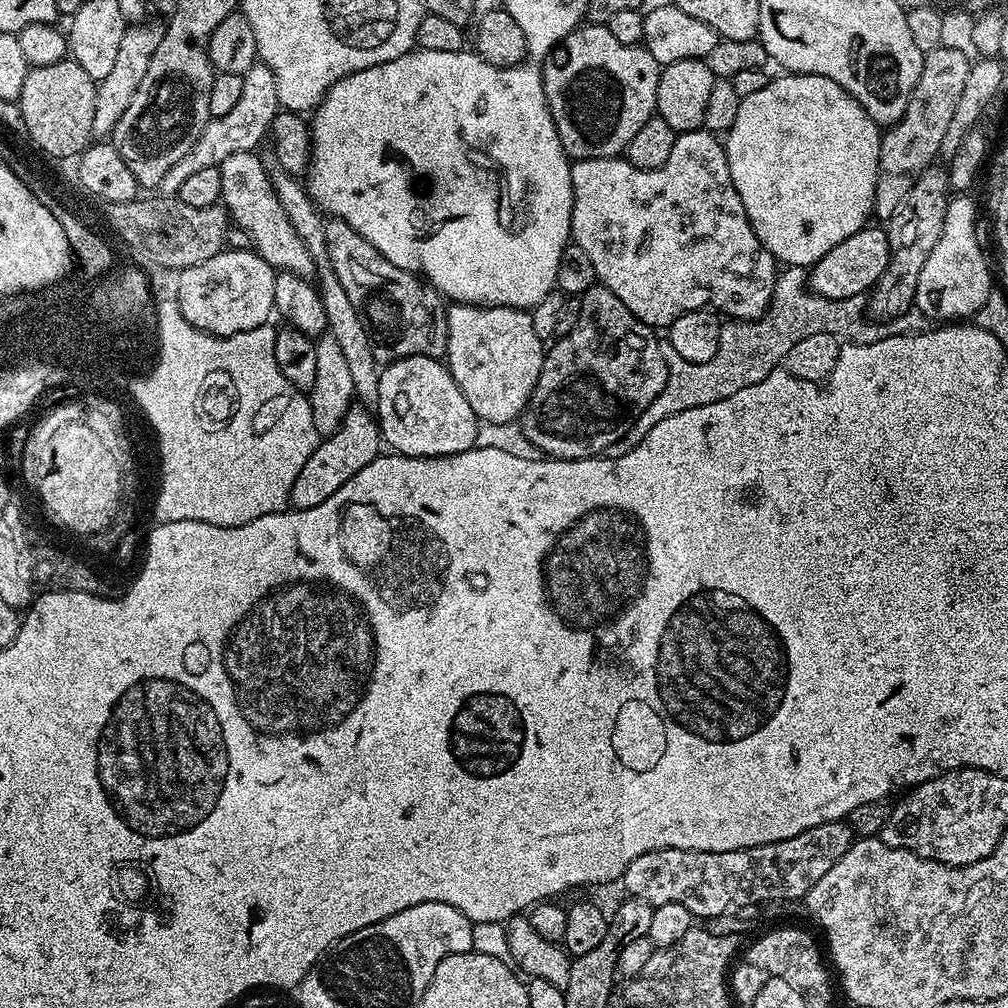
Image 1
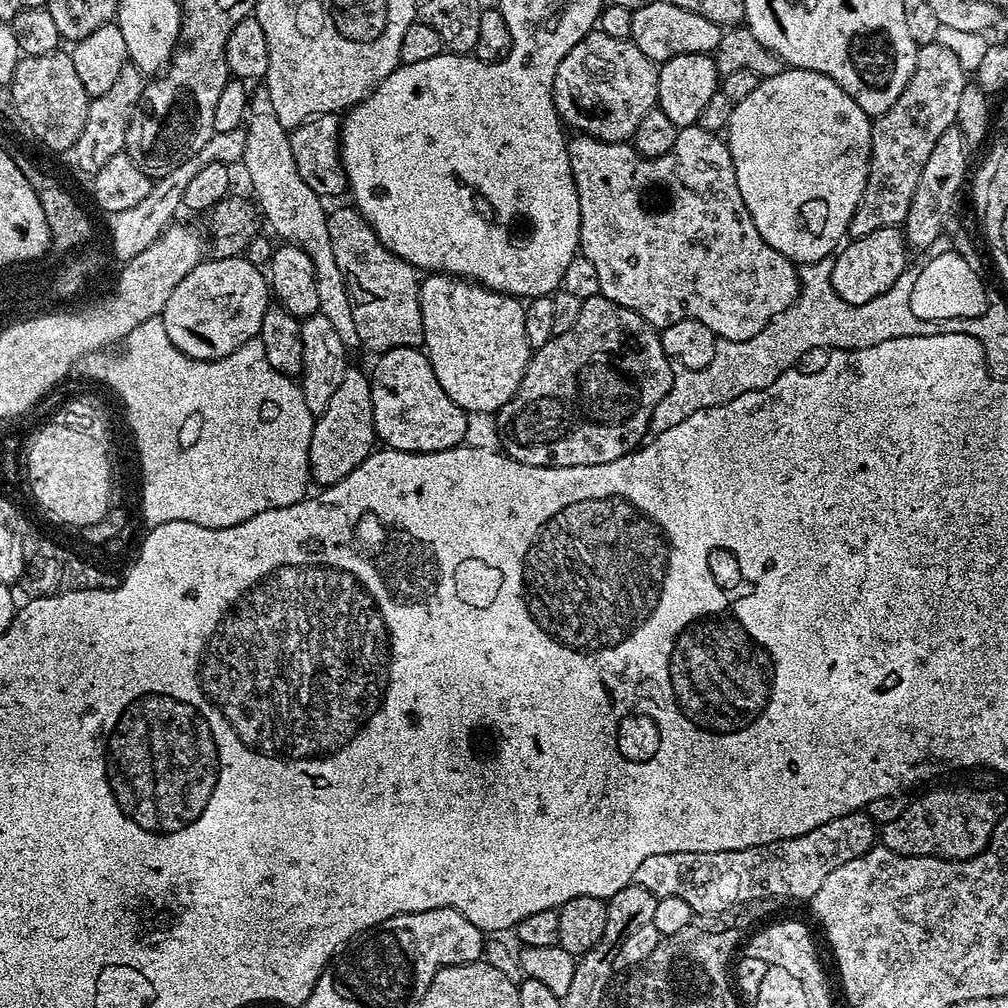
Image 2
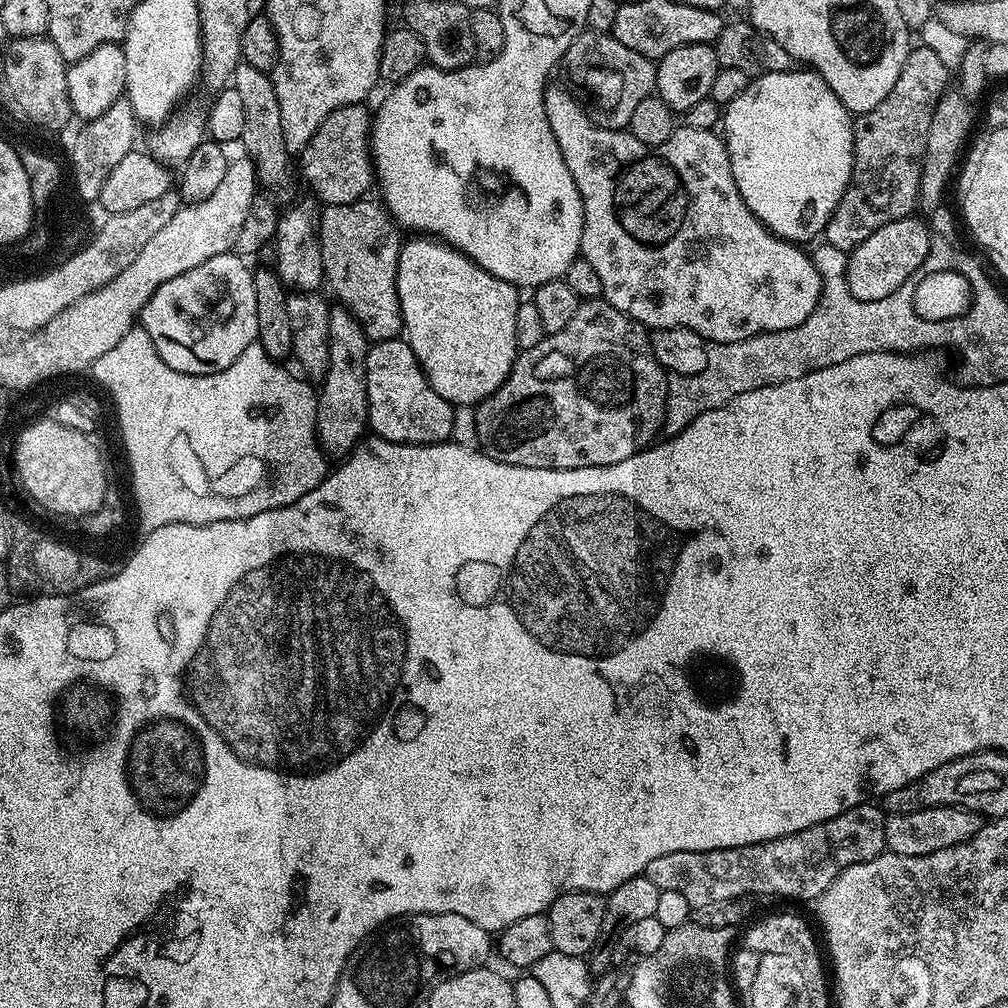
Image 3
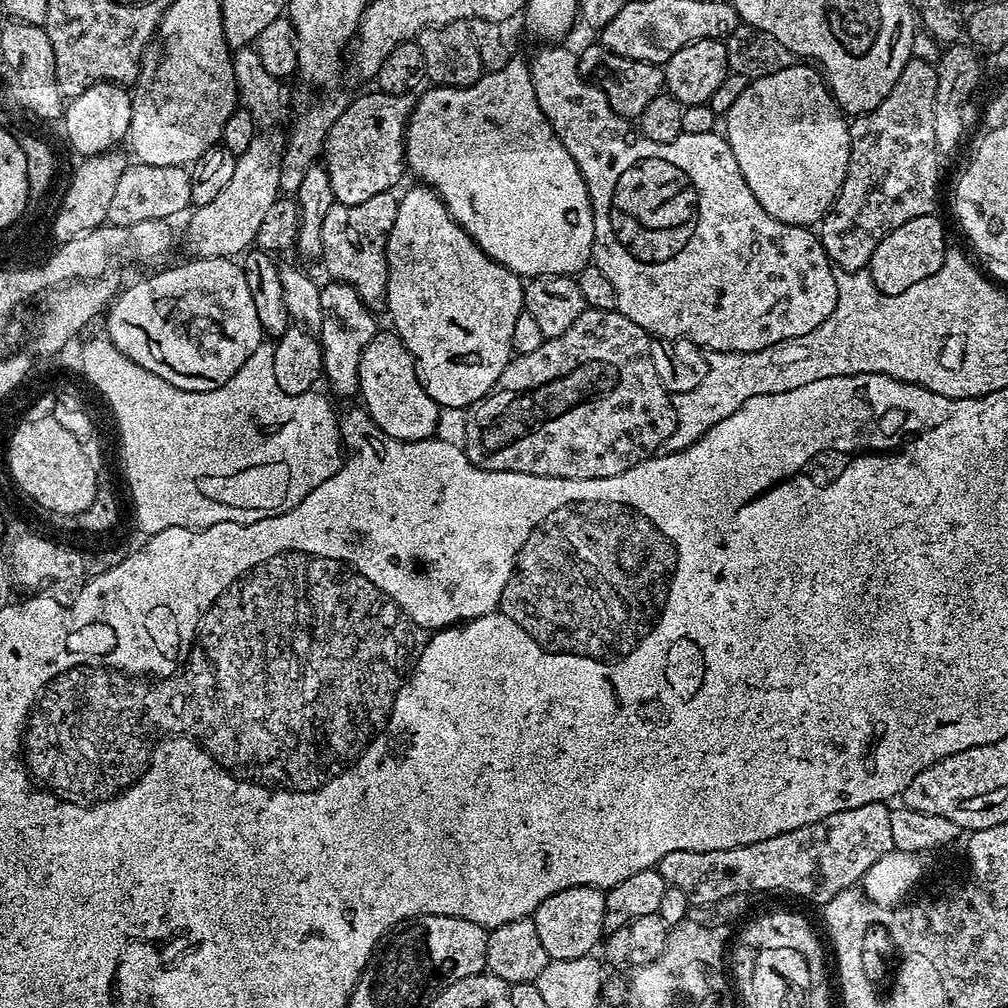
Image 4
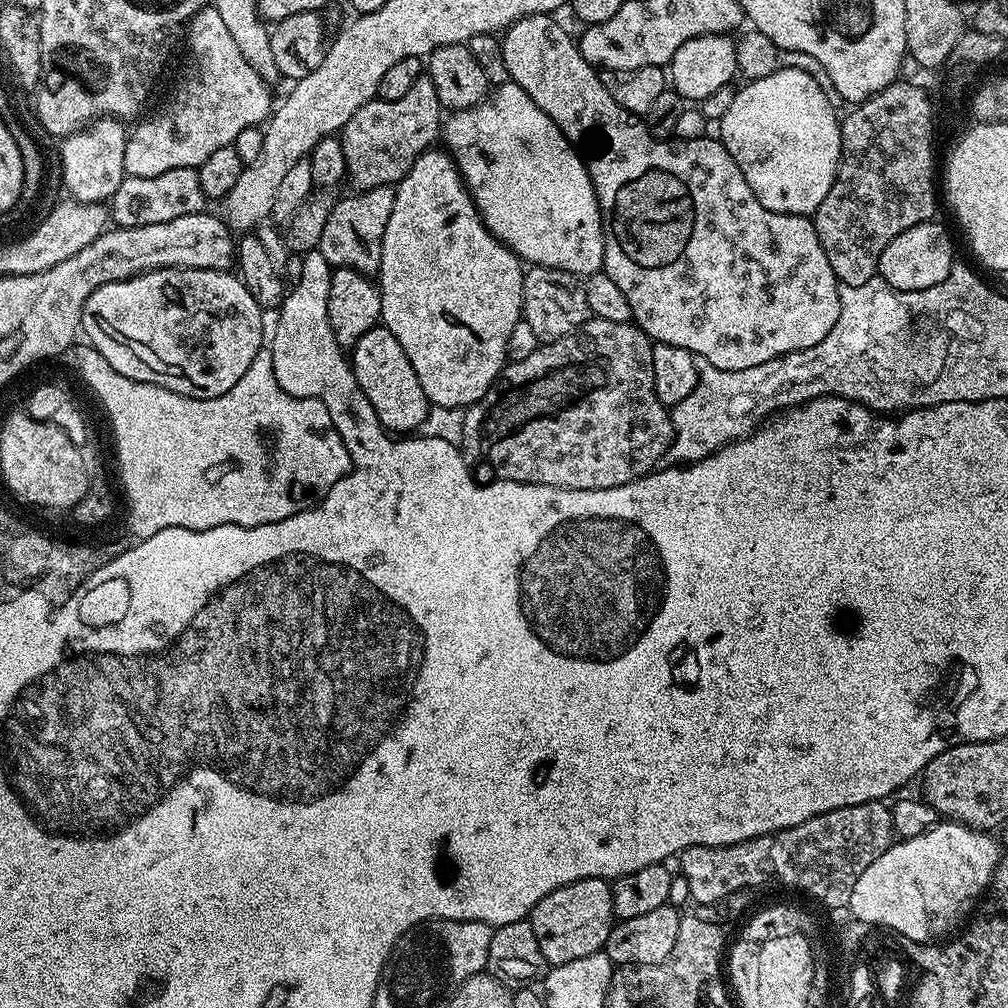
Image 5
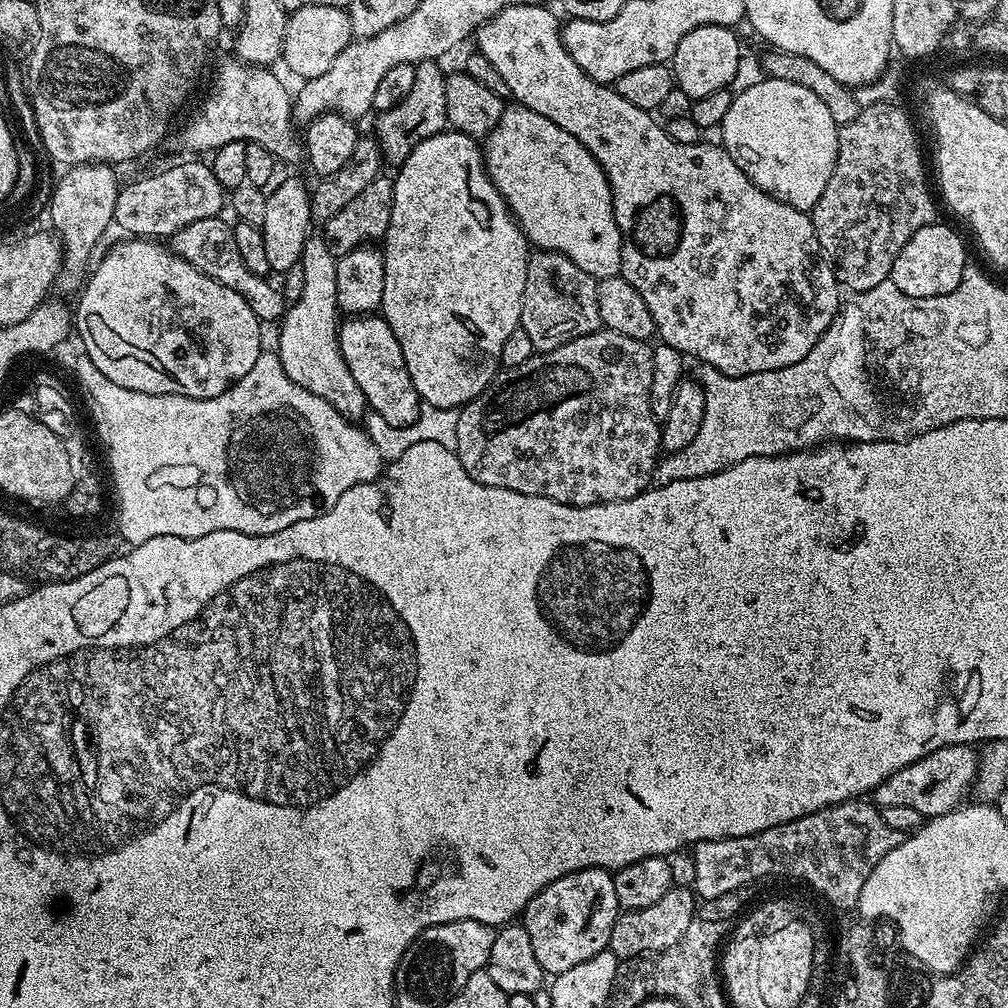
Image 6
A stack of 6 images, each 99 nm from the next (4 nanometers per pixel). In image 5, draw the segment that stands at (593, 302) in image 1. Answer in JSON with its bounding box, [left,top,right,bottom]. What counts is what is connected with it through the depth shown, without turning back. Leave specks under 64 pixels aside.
[458,315,672,490]

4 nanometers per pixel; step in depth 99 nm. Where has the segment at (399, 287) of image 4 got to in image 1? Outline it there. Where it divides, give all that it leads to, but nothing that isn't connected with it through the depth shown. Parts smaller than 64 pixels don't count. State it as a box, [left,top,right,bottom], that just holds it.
[446,304,546,424]

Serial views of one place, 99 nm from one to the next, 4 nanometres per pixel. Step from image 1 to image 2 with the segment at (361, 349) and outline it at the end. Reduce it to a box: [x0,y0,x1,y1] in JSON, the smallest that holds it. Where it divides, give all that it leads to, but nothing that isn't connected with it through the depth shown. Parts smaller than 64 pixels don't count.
[242,86,361,350]

